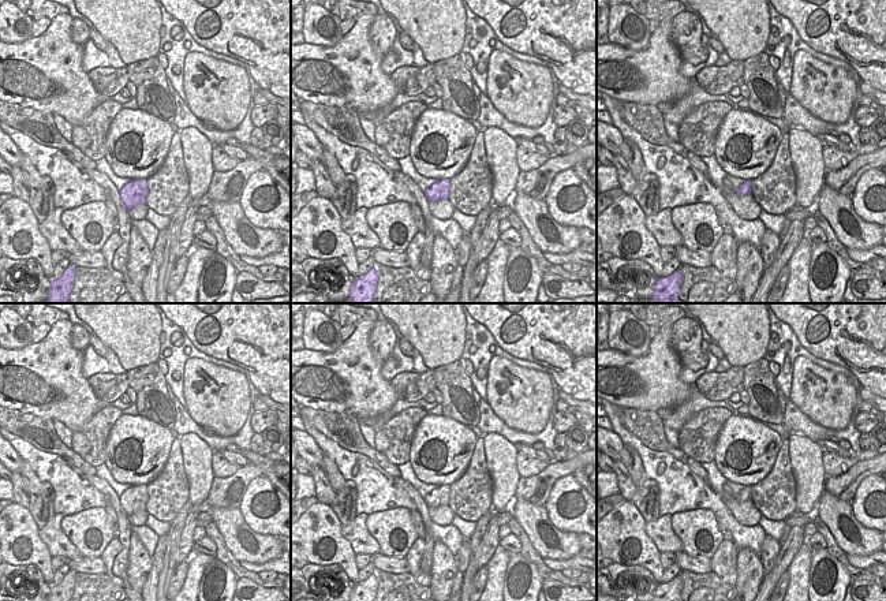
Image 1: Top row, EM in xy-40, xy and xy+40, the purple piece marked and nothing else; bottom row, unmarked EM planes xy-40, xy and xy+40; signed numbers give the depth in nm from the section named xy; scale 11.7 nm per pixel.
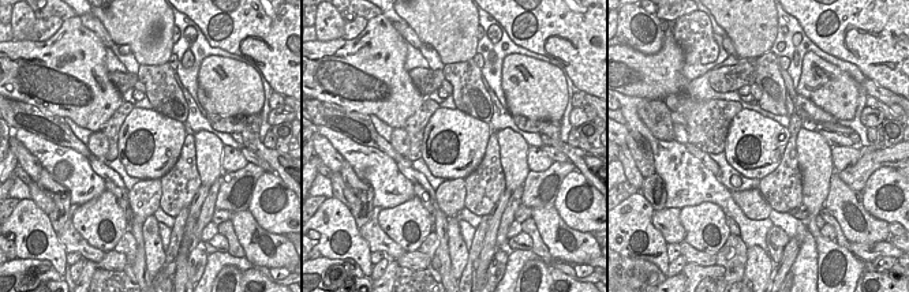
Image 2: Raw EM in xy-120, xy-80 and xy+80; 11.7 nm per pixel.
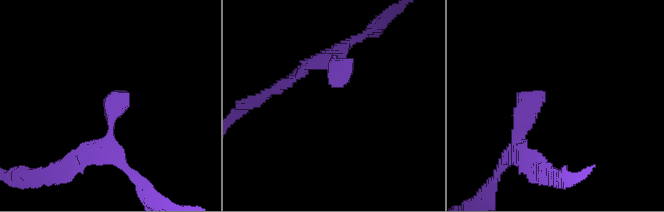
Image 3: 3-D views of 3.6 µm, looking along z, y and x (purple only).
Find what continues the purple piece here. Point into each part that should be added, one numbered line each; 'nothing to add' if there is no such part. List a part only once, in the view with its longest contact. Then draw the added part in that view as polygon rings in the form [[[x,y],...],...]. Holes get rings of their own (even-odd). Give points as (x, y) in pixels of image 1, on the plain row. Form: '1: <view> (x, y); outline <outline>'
nothing to add

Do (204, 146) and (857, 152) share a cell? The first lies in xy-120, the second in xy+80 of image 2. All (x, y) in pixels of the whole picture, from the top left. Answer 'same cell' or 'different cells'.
different cells

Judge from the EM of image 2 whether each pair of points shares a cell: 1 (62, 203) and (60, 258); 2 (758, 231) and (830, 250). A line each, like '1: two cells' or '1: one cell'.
1: two cells
2: two cells

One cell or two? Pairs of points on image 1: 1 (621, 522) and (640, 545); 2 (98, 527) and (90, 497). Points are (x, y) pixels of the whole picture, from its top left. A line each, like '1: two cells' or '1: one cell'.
1: one cell
2: two cells

